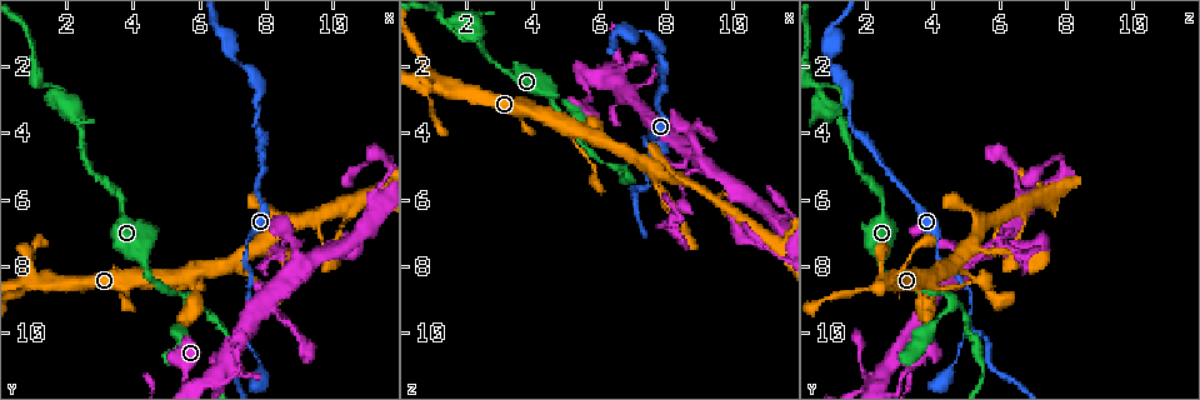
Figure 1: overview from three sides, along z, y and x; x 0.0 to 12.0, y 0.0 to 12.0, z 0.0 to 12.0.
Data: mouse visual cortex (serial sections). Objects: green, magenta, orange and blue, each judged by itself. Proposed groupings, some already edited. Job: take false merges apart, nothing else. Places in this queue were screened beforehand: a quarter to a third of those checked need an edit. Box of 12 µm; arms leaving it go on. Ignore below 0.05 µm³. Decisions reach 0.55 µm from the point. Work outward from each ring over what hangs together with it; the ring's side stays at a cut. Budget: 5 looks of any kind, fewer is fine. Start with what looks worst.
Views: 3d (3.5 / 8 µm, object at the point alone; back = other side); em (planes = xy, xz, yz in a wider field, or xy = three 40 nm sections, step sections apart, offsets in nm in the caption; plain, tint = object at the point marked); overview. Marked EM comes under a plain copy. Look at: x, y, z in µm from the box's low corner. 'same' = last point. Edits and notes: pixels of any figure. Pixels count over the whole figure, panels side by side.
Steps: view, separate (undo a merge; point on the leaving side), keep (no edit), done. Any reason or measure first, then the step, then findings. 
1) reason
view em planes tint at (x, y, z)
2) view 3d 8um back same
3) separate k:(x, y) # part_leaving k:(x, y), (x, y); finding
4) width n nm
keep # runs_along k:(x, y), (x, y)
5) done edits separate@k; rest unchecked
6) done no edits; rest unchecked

sharp bend
view 3d 3.5um at (5.8, 9.0, 4.6)

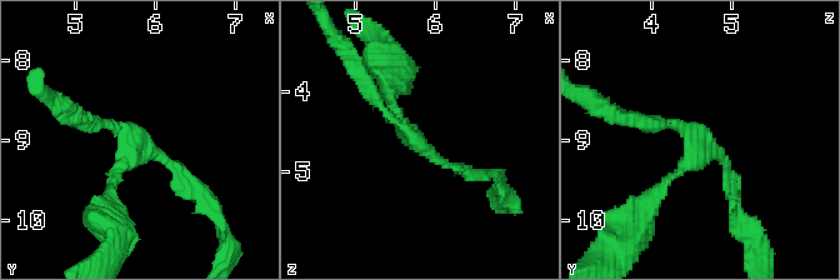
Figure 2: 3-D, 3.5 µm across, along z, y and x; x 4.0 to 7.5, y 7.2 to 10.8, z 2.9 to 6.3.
arms 3; arm_widths 100, 150, 200 nm
view em planes tint at (5.75, 9.05, 4.60)

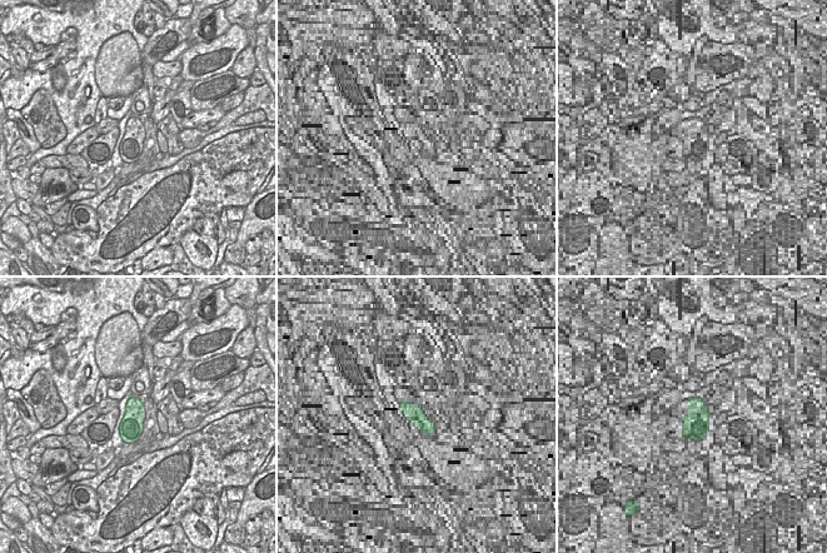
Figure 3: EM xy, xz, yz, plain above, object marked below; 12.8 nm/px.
keep # runs_along 2:(80, 120), (115, 124), (134, 144), (111, 205); continuous, no second cell

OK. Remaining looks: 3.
view 3d 3.5um at (2.3, 3.4, 1.2)

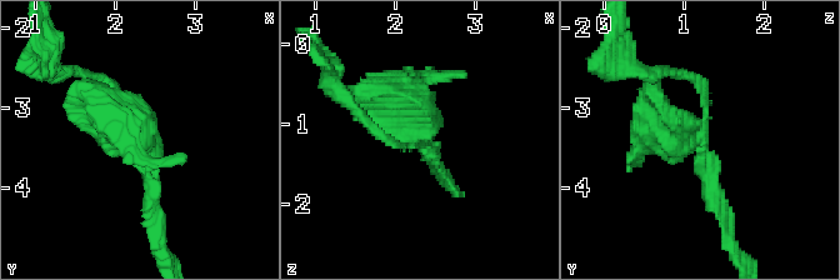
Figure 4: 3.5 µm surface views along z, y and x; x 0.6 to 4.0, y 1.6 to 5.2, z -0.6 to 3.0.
view em xy step 2 tint at (2.20, 3.35, 1.15)

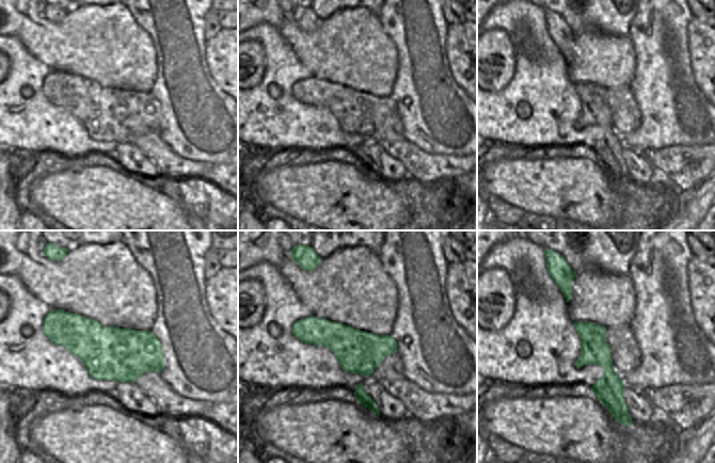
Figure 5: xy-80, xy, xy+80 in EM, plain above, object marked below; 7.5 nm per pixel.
separate 4:(674, 136) # part_leaving 4:(698, 134), (669, 134), (656, 104); a second cell is stuck on

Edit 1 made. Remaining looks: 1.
done edits separate@4; rest unchecked

